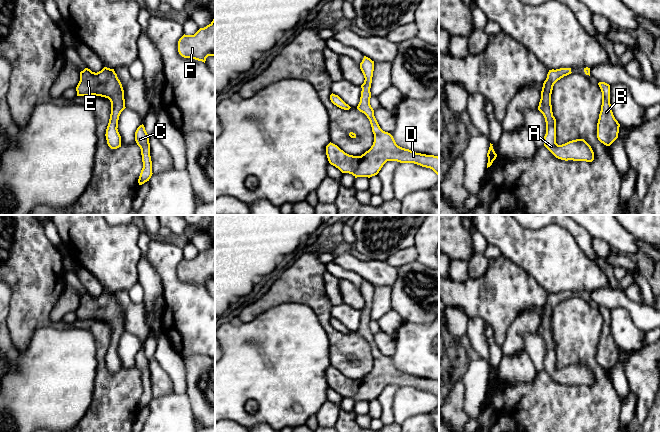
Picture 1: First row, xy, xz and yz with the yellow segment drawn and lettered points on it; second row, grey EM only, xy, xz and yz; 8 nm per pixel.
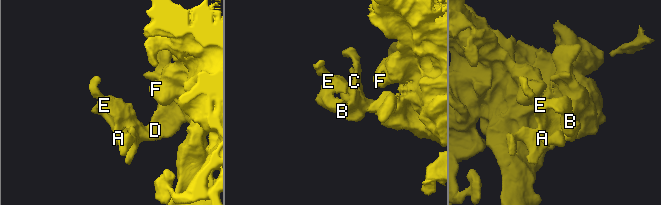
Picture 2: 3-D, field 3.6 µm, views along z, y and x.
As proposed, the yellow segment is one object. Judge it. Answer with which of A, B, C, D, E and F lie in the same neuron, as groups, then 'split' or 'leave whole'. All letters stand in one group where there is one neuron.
A B C D E F; leave whole

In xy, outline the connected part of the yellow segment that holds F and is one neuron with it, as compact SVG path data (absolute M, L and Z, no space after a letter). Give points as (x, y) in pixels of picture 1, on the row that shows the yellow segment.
M215 19L194 35L183 35L178 41L178 52L184 58L205 63L208 56L215 56Z

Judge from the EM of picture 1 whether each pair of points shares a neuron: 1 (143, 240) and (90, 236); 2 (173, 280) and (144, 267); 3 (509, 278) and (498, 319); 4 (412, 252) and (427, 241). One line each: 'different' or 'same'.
1: different
2: different
3: same
4: different

